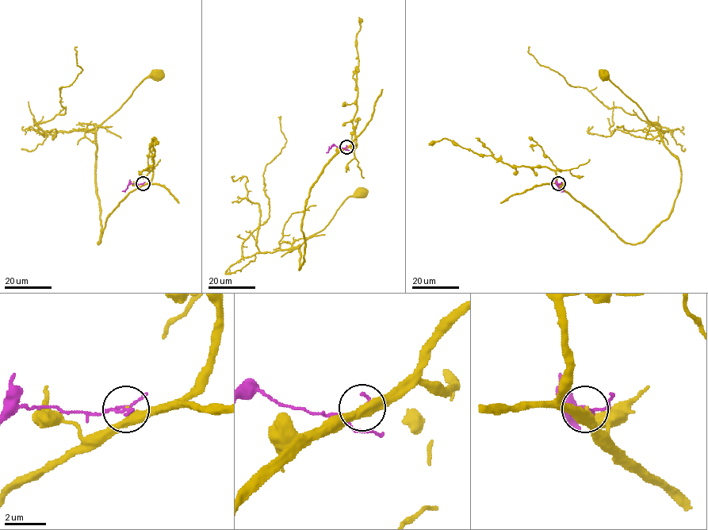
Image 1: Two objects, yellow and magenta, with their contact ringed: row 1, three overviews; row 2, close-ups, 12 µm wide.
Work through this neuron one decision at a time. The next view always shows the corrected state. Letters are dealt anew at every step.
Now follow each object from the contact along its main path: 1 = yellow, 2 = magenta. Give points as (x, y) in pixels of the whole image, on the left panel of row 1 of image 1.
1: (143, 183), (131, 191), (108, 217), (98, 243), (101, 220), (96, 186), (96, 129), (146, 78), (157, 74)
2: (143, 183), (130, 183), (124, 191), (122, 191)

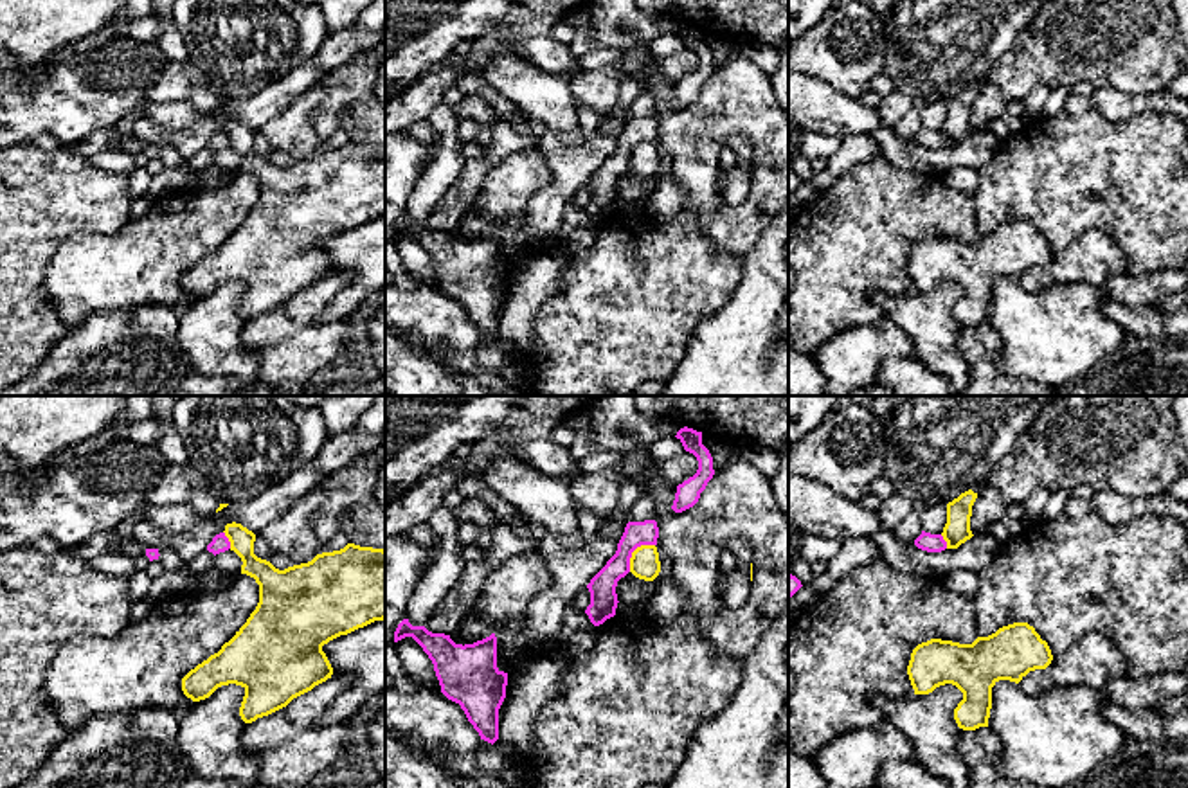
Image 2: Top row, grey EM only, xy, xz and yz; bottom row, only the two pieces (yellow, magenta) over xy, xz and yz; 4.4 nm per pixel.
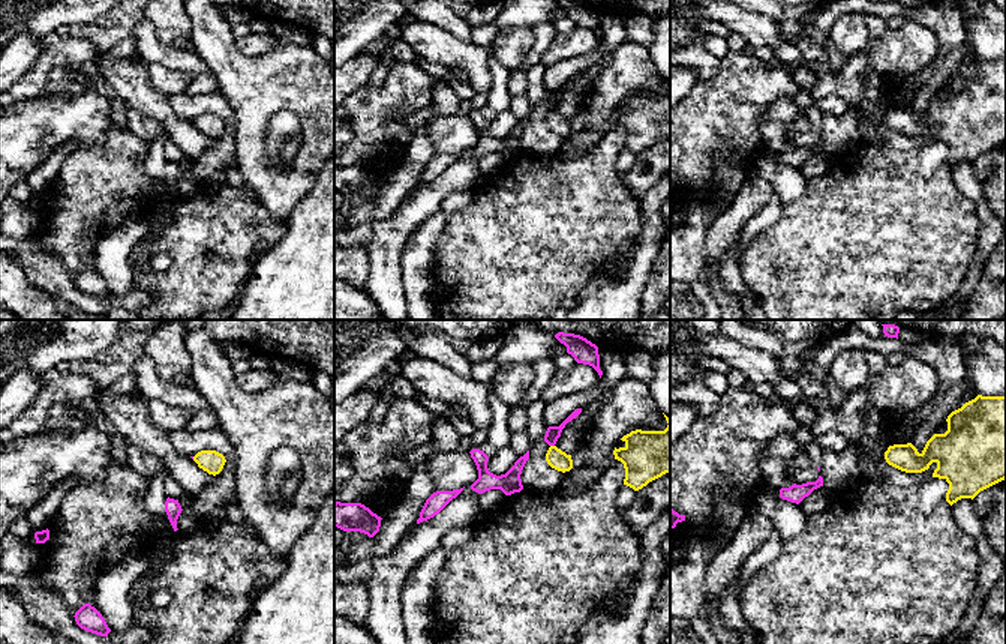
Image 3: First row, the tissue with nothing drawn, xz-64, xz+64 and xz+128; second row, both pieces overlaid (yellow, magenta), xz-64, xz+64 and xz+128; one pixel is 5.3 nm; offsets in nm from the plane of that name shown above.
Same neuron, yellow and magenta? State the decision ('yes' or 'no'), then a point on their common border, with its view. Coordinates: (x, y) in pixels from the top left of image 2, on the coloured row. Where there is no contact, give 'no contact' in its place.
no | xz (634, 551)

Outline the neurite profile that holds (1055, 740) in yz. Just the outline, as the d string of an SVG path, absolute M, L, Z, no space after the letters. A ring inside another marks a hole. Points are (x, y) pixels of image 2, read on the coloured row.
M995 682L988 729L999 743L999 770L1013 781L1040 788L1073 788L1102 765L1123 757L1130 738L1103 716L1107 700L1107 691L1087 685L1053 687L1030 696L1015 682Z

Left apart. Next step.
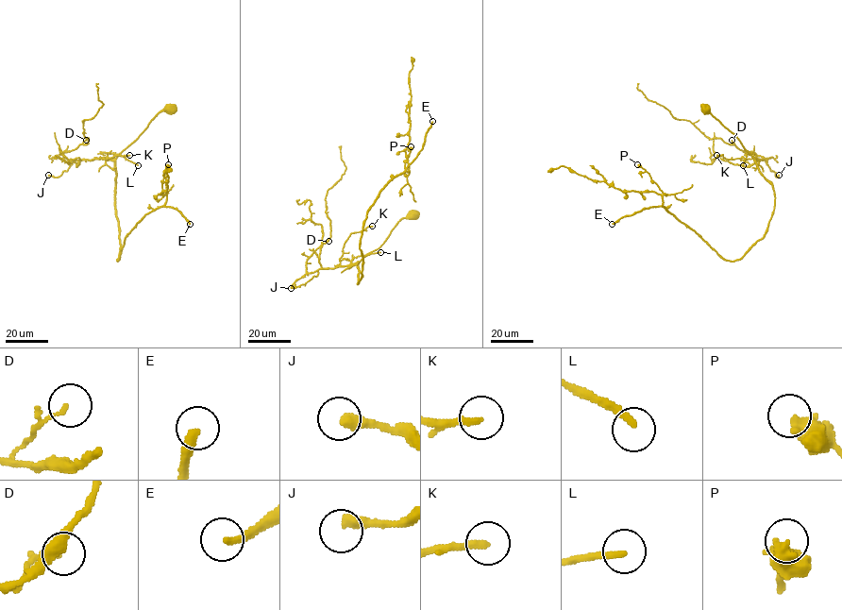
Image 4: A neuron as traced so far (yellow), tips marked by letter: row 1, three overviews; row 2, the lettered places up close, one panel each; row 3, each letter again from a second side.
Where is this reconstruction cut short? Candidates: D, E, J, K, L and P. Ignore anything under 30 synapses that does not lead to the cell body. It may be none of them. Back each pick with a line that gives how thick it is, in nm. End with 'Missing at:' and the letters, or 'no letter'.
E: 280 nm thick
Missing at: E

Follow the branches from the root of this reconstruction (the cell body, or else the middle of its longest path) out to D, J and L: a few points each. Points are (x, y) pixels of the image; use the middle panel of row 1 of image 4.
D: (413, 214), (412, 217), (402, 218), (385, 241), (358, 263), (308, 273), (307, 259), (328, 241)
J: (413, 214), (412, 217), (402, 218), (385, 241), (358, 263), (320, 268), (318, 274), (304, 284), (291, 288)
L: (413, 214), (412, 217), (402, 218), (378, 247), (358, 263), (350, 264), (355, 257), (380, 252)

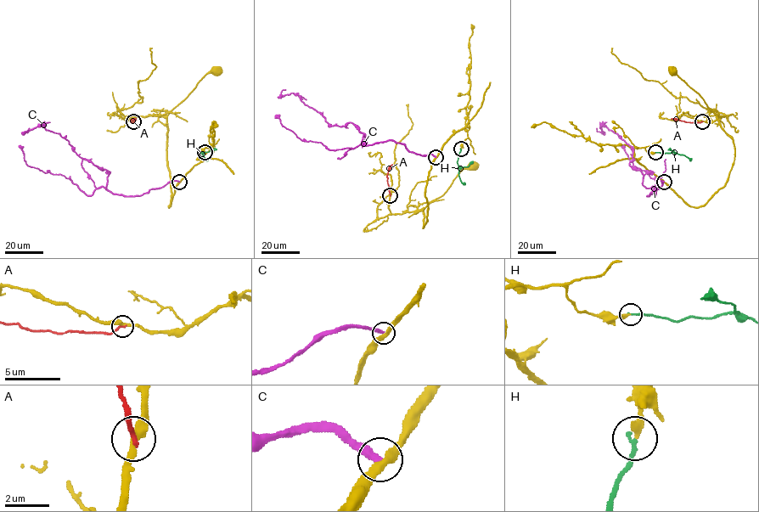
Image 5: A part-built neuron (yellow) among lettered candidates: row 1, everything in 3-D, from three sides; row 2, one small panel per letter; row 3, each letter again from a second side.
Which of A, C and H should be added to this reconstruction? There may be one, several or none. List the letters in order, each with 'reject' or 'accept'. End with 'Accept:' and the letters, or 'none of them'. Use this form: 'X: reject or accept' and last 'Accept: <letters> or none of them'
A: reject
C: reject
H: accept
Accept: H

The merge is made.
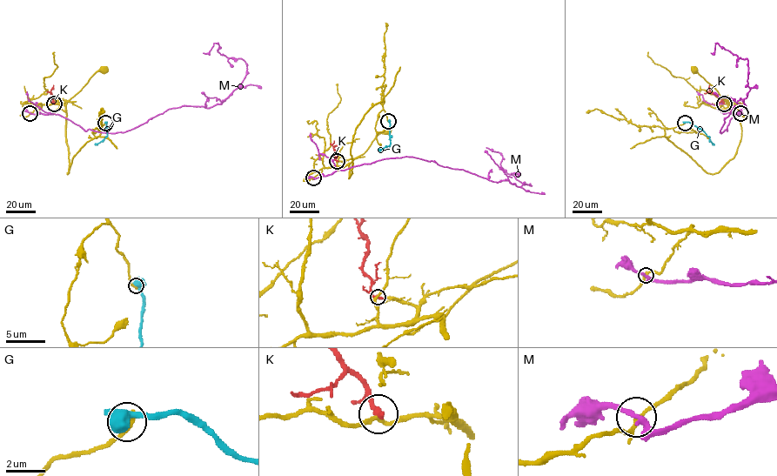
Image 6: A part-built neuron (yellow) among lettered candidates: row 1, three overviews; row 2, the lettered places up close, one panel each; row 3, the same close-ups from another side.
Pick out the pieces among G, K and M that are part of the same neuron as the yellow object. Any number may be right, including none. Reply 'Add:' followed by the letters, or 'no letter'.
Add: no letter

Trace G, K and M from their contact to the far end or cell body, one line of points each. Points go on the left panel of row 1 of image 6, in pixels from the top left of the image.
G: (105, 122), (107, 136), (95, 144)
K: (54, 103), (50, 93)
M: (30, 113), (116, 133), (170, 109), (213, 107), (239, 85), (247, 64), (221, 55), (217, 43), (203, 53)

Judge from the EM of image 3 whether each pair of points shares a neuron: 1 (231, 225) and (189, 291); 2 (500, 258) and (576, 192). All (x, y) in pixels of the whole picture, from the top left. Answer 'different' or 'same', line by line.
1: same
2: same

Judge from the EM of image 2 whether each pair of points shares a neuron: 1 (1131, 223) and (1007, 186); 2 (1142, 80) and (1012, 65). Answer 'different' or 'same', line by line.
1: same
2: same

